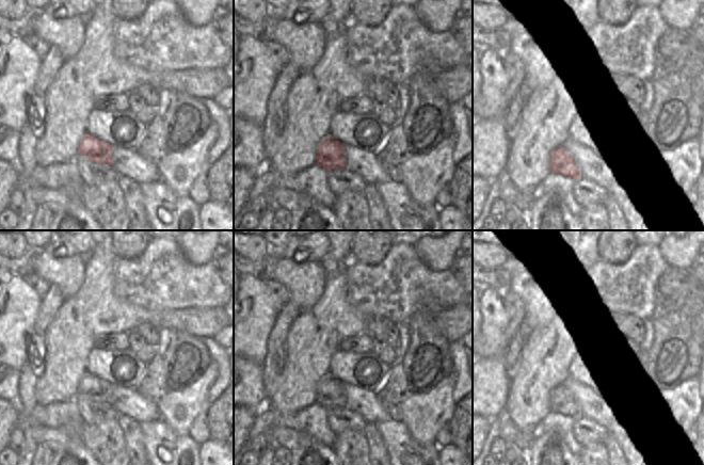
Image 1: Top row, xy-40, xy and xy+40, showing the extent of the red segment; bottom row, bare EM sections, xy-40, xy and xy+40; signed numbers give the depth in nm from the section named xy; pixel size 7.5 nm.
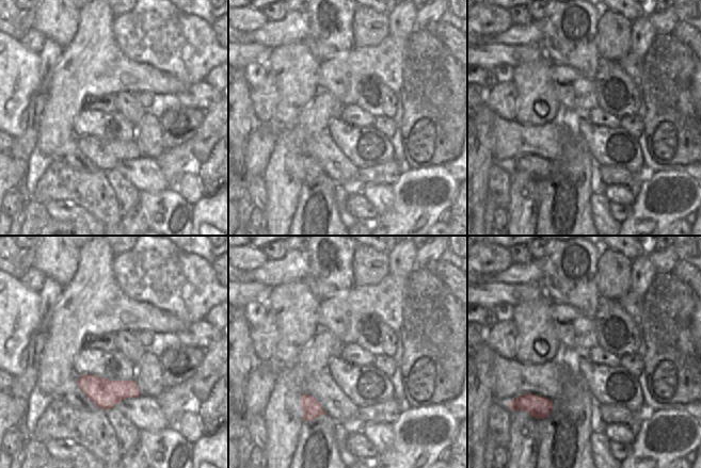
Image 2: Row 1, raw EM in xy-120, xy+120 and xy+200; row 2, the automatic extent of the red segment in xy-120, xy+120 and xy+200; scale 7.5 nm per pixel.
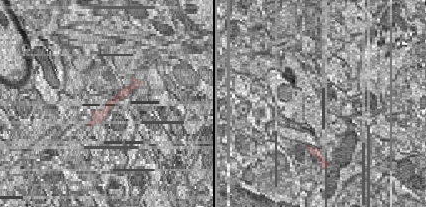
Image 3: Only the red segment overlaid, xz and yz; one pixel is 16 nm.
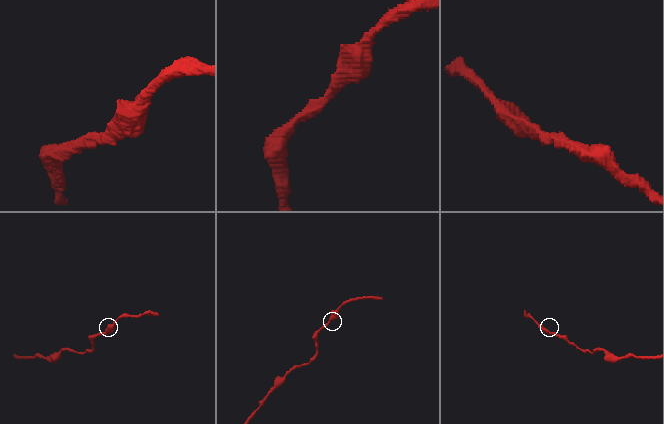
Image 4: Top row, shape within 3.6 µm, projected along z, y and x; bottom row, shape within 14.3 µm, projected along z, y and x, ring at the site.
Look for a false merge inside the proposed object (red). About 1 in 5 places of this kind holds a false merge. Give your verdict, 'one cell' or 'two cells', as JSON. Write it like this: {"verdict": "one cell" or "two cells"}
{"verdict": "one cell"}

